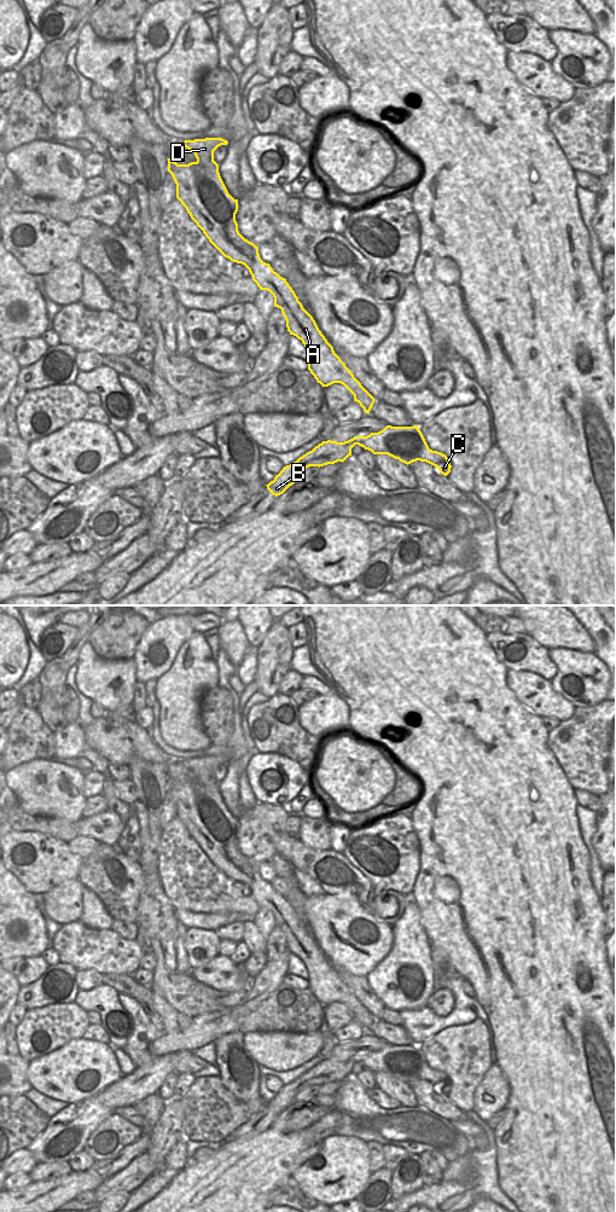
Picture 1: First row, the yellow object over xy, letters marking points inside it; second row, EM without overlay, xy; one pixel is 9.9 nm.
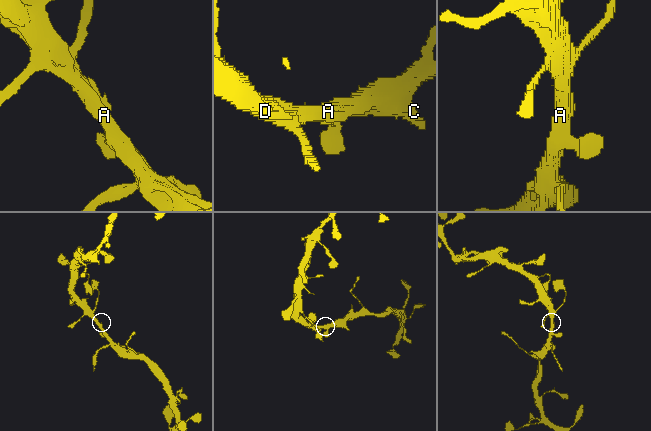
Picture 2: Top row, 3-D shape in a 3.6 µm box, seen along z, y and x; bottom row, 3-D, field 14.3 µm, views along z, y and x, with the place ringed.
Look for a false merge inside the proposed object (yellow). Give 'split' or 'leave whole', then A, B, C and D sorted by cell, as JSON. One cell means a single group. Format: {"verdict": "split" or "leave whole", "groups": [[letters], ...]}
{"verdict": "leave whole", "groups": [["A", "B", "C", "D"]]}

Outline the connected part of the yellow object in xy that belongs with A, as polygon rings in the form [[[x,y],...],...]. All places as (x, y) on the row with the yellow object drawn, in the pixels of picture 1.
[[[222,138],[182,143],[194,153],[197,161],[178,164],[168,158],[168,172],[176,184],[176,198],[209,242],[225,257],[244,265],[260,290],[267,290],[273,295],[274,307],[281,309],[287,331],[304,344],[308,352],[308,370],[316,382],[322,387],[343,384],[365,413],[370,413],[374,398],[335,353],[286,279],[261,260],[258,247],[239,233],[236,221],[238,199],[228,193],[220,176],[219,164],[214,161],[214,151],[227,144],[228,141]]]

